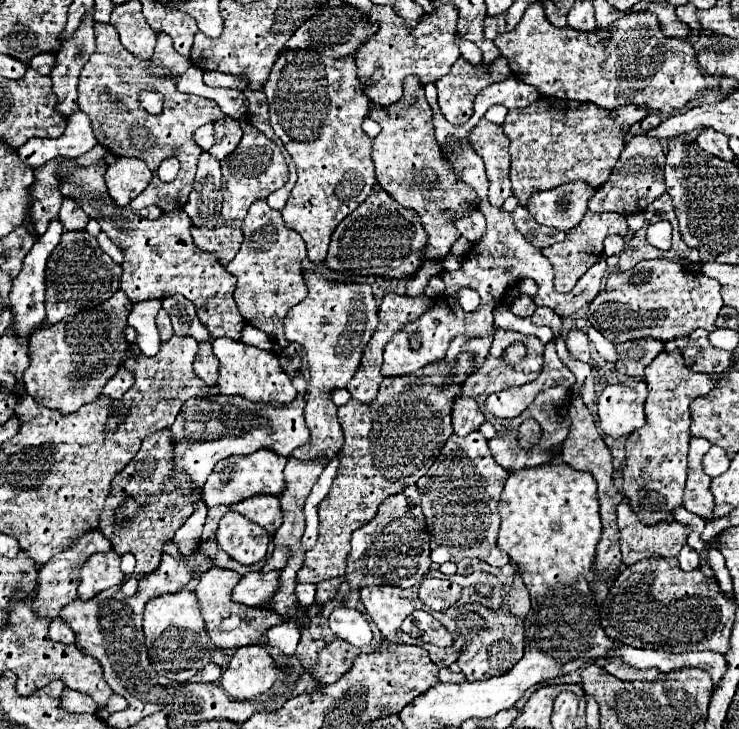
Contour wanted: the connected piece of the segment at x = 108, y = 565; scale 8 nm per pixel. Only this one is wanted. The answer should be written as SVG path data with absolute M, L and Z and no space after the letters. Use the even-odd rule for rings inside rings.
M110 550L106 554L94 554L82 566L82 580L78 586L78 598L90 600L102 590L118 586L124 582L124 574L120 570L120 556Z

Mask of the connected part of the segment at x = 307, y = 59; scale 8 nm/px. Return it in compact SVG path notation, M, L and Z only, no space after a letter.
M288 50L280 54L262 90L270 106L270 124L298 168L298 182L290 194L286 208L282 210L282 218L286 226L296 230L306 242L308 260L320 264L326 258L334 228L368 198L372 186L376 184L374 164L370 160L372 138L362 132L362 120L370 110L370 100L360 90L360 82L356 78L356 62L352 56L336 60L314 50Z

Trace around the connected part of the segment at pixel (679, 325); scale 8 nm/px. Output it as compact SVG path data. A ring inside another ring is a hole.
M644 260L630 270L612 270L604 290L588 304L588 322L614 344L632 338L684 338L696 328L712 328L720 308L720 284L704 274L692 274L672 260Z

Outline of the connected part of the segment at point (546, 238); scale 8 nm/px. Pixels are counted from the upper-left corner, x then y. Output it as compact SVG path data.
M518 206L514 210L514 226L518 228L518 232L536 248L546 248L546 246L552 246L556 242L562 242L564 240L564 232L556 230L556 228L548 228L548 226L542 226L538 224L530 212L522 206Z

